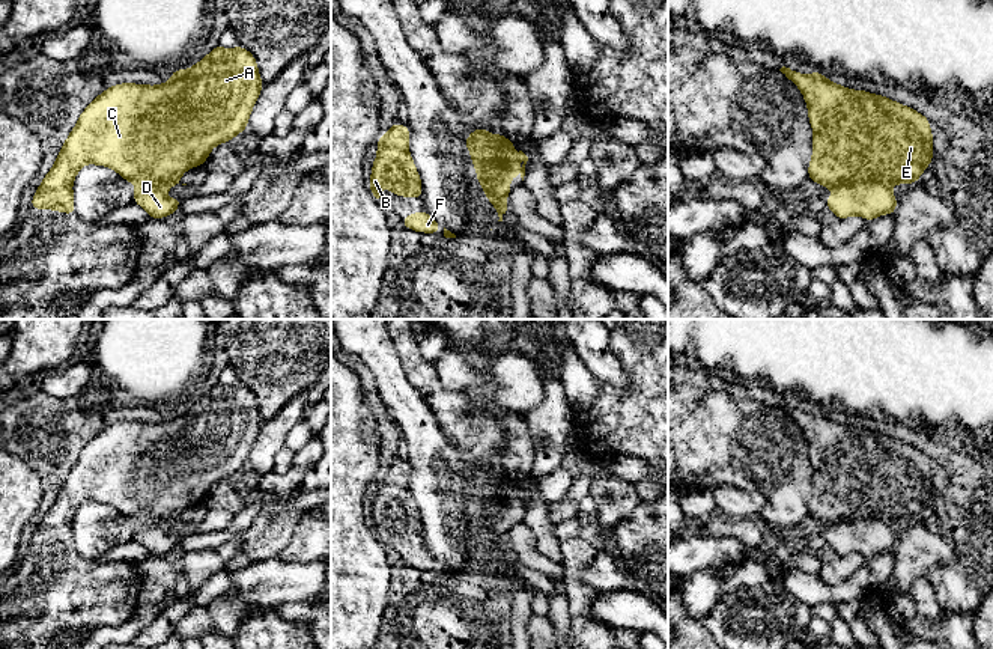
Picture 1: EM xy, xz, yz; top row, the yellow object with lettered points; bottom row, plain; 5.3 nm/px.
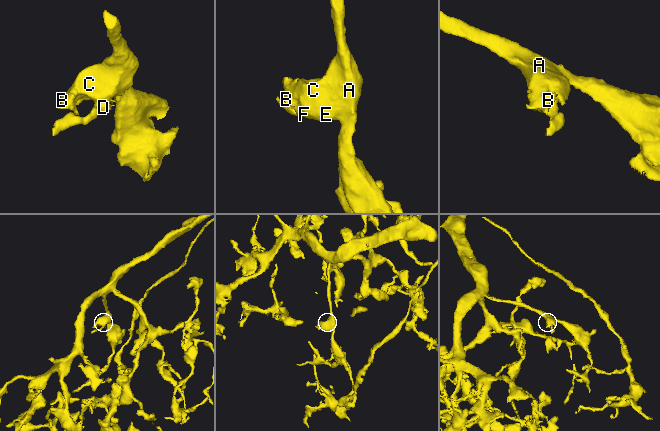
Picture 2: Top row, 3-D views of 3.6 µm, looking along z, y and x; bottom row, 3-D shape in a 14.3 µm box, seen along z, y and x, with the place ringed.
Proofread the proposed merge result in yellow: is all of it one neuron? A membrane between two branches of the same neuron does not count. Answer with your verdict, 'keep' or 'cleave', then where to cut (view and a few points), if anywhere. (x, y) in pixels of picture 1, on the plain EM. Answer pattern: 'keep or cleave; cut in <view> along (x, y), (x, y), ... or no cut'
cleave; cut in xz along (504, 476), (488, 493), (491, 503), (480, 512), (495, 538)

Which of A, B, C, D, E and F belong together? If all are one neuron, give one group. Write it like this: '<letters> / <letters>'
A B C E F / D

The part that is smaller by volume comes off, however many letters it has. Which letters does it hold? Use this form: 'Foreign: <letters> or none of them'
Foreign: D

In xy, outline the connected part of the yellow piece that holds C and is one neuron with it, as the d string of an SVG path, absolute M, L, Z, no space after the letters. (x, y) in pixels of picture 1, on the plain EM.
M217 382L190 407L175 408L164 422L122 420L108 425L80 452L30 545L75 551L74 515L89 500L113 506L135 524L178 518L188 506L205 501L217 482L232 479L247 465L262 423L250 388L239 382Z

